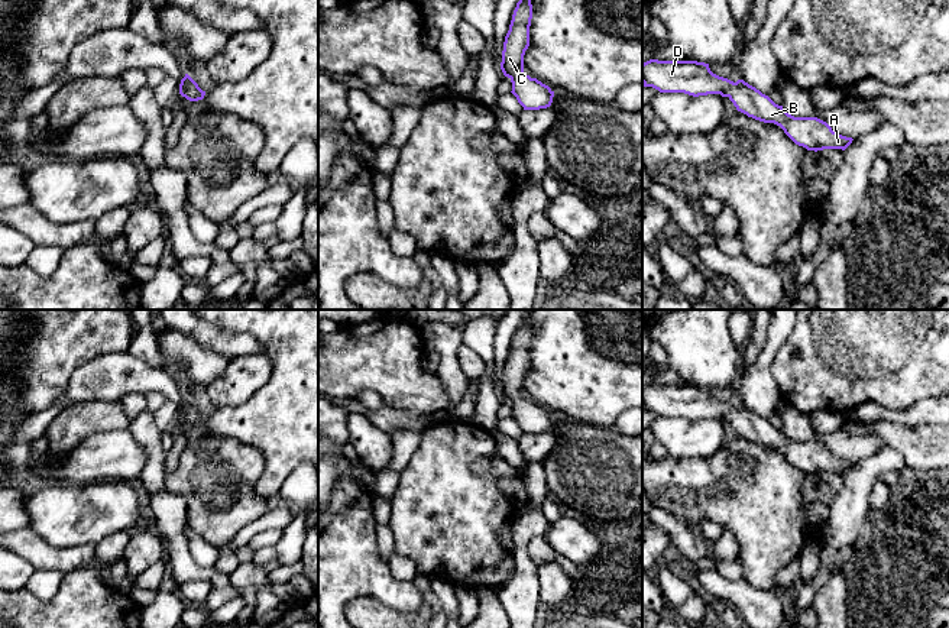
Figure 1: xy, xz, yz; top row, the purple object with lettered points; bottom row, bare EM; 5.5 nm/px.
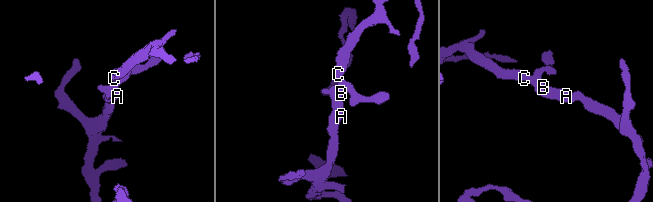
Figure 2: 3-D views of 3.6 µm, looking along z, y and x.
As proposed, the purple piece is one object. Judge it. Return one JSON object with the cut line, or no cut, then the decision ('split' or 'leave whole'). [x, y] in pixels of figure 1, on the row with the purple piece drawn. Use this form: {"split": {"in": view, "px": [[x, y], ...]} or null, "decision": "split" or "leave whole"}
{"split": null, "decision": "leave whole"}

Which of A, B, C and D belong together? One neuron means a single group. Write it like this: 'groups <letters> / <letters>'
groups A B C D

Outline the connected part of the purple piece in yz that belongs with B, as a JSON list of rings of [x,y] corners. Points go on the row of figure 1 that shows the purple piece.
[[[658,61],[642,64],[642,84],[660,93],[684,93],[693,97],[720,94],[728,97],[738,111],[764,123],[780,126],[799,146],[807,150],[842,149],[852,137],[838,135],[817,117],[794,117],[783,106],[744,80],[736,82],[713,74],[709,64],[697,61]]]

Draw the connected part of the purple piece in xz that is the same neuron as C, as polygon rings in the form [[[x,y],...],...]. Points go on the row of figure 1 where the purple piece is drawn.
[[[519,0],[505,36],[501,69],[511,80],[511,93],[524,110],[540,110],[551,106],[554,91],[524,72],[524,55],[529,46],[531,19],[531,0]]]

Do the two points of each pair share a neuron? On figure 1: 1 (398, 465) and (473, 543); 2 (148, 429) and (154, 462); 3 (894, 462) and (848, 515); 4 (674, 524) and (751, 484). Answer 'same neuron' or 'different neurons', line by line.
1: different neurons
2: same neuron
3: same neuron
4: different neurons

